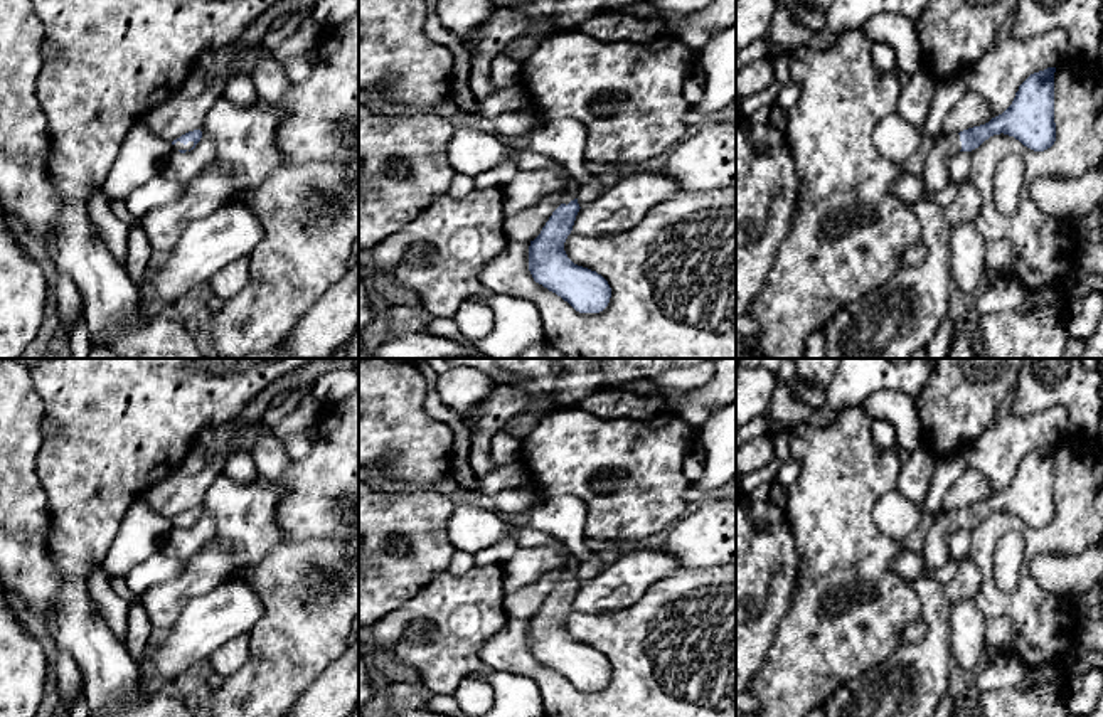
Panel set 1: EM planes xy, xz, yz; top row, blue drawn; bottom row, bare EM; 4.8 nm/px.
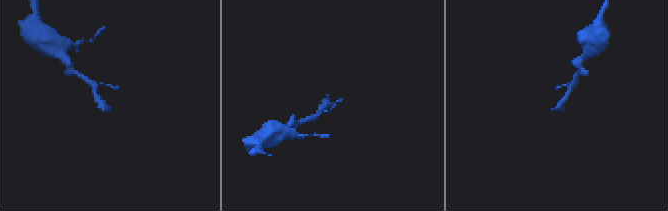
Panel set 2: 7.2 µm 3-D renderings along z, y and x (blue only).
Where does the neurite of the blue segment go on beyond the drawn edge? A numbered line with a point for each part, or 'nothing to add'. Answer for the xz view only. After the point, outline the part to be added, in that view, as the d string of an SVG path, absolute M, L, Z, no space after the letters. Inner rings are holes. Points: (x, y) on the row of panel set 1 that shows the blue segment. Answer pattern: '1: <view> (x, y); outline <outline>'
1: xz (570, 192); outline M574 182L564 185L562 189L562 204L569 204L571 200L578 199L578 185Z

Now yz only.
1: yz (935, 175); outline M941 133L930 141L930 153L924 160L921 180L931 192L943 190L950 180L950 160L962 150L958 133Z

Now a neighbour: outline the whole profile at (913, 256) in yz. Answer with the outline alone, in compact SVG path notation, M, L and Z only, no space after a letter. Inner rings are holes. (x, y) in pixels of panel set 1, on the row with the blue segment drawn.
M921 239L901 254L901 268L918 268L926 261L926 247Z

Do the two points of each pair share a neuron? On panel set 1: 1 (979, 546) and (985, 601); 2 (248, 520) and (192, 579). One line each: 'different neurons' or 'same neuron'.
1: same neuron
2: same neuron

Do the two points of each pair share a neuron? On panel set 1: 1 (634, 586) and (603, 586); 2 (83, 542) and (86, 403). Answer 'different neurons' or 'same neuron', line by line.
1: same neuron
2: same neuron

